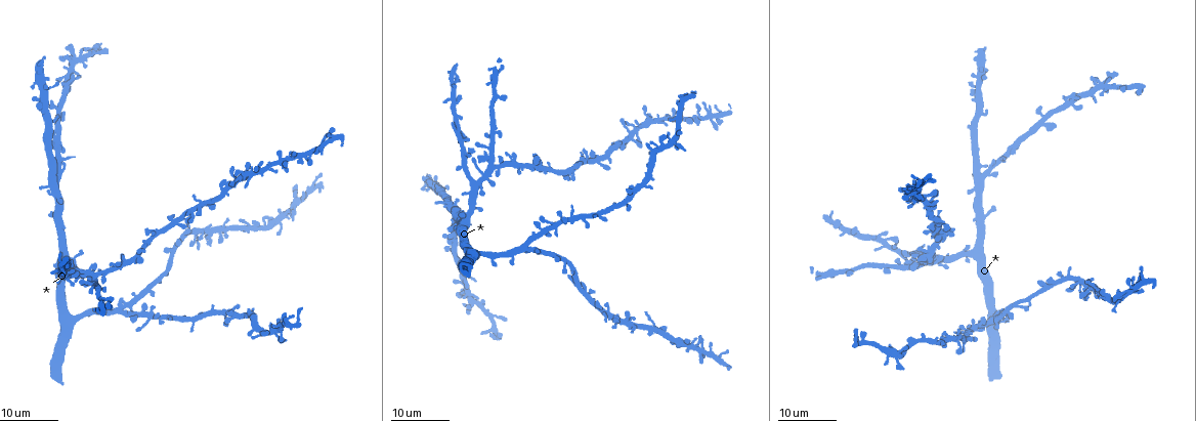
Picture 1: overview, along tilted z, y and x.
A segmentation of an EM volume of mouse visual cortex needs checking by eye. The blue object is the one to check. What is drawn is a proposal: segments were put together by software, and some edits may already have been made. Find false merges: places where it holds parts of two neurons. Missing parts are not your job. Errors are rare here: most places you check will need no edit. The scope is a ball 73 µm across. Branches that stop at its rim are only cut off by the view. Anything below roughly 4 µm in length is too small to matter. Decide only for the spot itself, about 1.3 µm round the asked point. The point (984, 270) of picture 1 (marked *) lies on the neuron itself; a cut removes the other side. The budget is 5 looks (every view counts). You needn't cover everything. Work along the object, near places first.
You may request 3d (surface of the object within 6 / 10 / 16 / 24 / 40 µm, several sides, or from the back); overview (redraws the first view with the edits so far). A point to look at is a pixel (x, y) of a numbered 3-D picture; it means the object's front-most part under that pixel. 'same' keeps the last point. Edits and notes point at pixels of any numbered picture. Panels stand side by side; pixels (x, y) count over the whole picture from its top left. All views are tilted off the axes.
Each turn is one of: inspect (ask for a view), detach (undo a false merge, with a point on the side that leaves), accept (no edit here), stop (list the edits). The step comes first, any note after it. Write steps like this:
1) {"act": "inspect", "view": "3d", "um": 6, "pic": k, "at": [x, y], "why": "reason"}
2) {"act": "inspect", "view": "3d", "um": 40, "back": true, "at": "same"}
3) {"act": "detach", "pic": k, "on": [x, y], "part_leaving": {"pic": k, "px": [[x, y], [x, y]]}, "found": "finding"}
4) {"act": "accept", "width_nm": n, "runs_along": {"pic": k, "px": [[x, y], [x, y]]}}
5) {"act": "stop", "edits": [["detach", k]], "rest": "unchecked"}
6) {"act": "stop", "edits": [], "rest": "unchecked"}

{"act": "inspect", "view": "3d", "um": 24, "pic": 1, "at": [75, 322]}

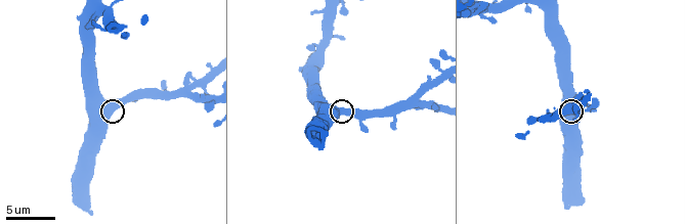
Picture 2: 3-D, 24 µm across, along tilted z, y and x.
{"act": "inspect", "view": "3d", "um": 6, "pic": 2, "at": [112, 108]}

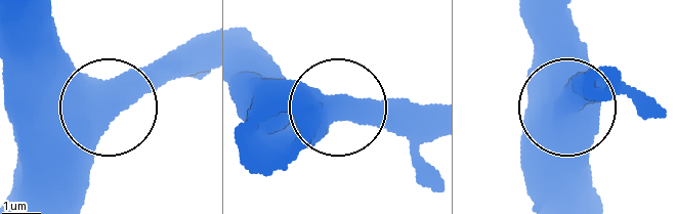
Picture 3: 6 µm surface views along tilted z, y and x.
{"act": "accept", "side_arm_um": 11, "found": "continuous, no second neuron"}

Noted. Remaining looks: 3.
{"act": "inspect", "view": "3d", "um": 6, "pic": 2, "at": [419, 101], "why": "arms part here"}

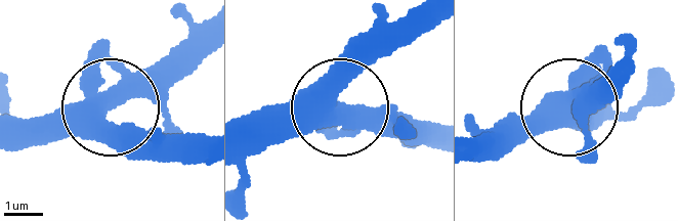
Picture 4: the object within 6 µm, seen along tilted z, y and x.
{"act": "inspect", "view": "3d", "um": 6, "back": true, "pic": 4, "at": [332, 100], "why": "from behind"}

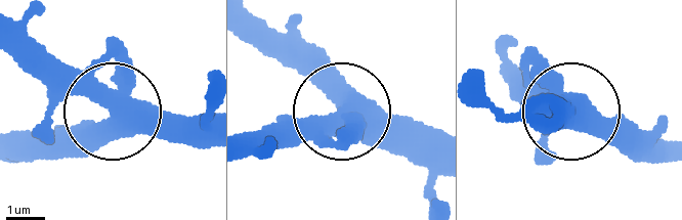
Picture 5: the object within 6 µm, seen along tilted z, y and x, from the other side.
{"act": "accept", "side_arm_um": 48, "found": "all the same neuron"}

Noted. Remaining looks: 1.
{"act": "stop", "edits": [], "rest": "unchecked"}

